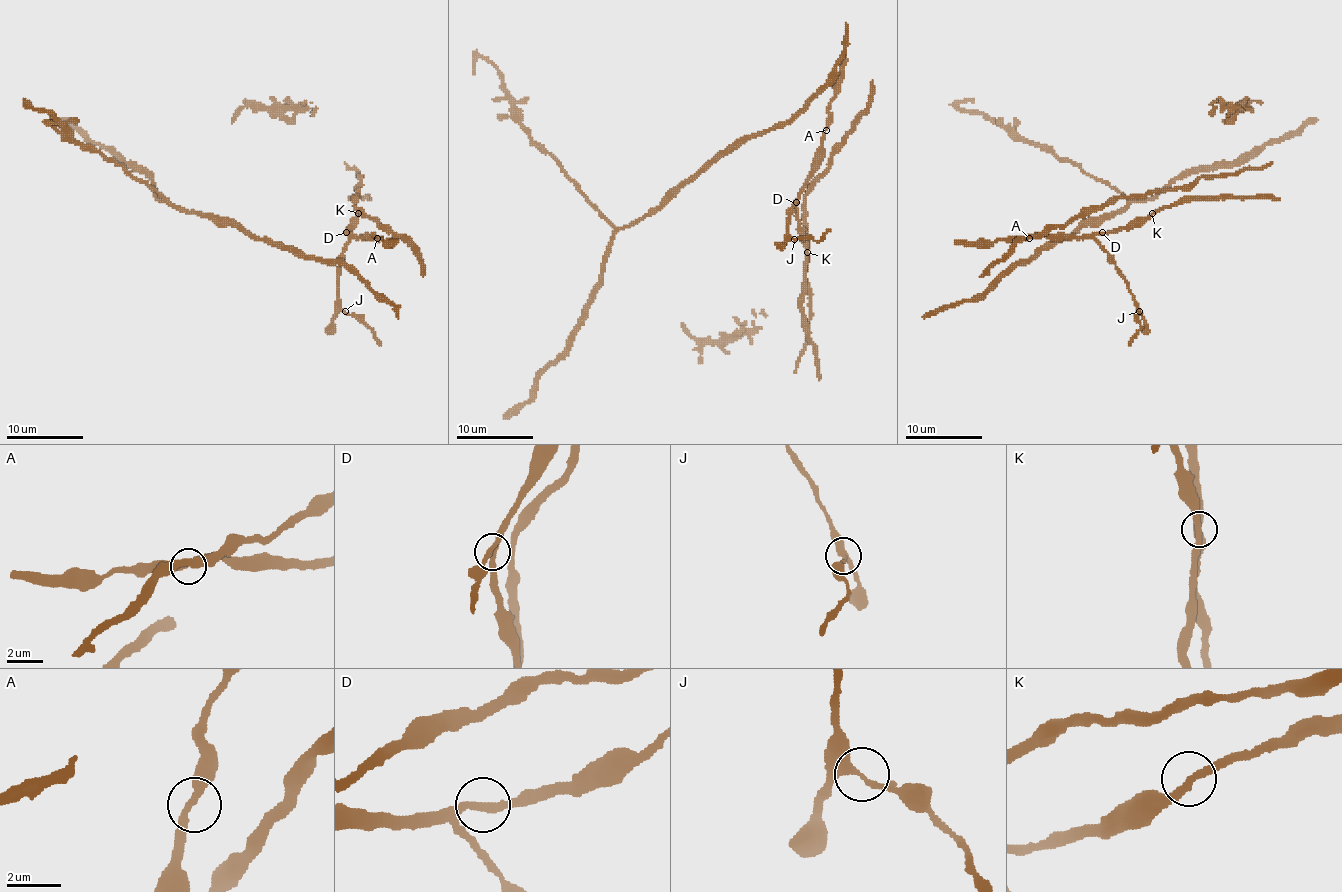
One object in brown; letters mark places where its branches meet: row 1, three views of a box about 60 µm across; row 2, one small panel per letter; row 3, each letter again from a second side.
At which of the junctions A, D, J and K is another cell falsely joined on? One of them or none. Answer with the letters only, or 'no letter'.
no letter

